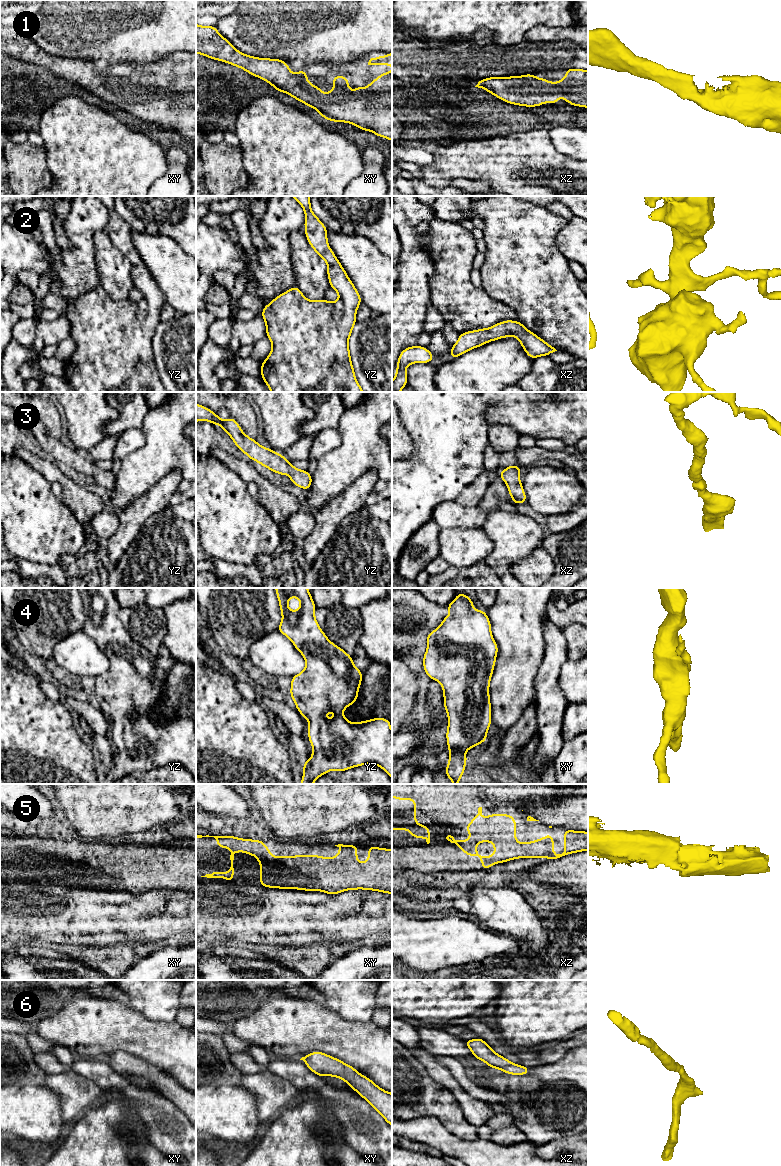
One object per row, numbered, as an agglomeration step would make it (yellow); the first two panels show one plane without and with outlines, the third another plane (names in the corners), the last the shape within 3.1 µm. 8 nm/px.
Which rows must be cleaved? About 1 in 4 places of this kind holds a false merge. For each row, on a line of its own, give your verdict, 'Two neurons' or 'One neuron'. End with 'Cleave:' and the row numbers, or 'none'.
1: One neuron
2: One neuron
3: One neuron
4: One neuron
5: One neuron
6: One neuron
Cleave: none

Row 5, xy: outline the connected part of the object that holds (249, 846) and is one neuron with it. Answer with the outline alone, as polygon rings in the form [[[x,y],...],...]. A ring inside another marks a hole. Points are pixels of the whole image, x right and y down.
[[[196,835],[196,838],[202,838],[202,837],[214,837],[216,839],[217,846],[219,848],[229,848],[231,855],[231,867],[226,872],[213,872],[212,874],[206,874],[205,876],[201,877],[207,877],[207,878],[223,878],[225,880],[229,880],[231,882],[234,882],[234,868],[233,868],[233,860],[234,860],[234,853],[235,852],[244,852],[247,853],[250,856],[253,856],[255,860],[258,860],[260,862],[260,886],[262,887],[268,887],[268,888],[279,888],[279,889],[297,889],[297,890],[305,890],[305,891],[322,891],[329,895],[335,895],[339,894],[341,892],[344,892],[346,890],[357,890],[357,889],[363,889],[363,890],[372,890],[372,891],[378,891],[382,893],[389,893],[392,895],[392,849],[386,849],[386,848],[379,848],[379,847],[373,847],[368,846],[368,861],[367,862],[357,862],[356,859],[358,857],[357,850],[359,848],[358,845],[343,845],[338,844],[335,845],[339,848],[339,853],[336,855],[336,857],[322,857],[321,855],[295,855],[295,856],[271,856],[270,855],[270,848],[266,846],[266,844],[263,843],[263,840],[252,840],[252,839],[242,839],[231,836],[202,836],[202,835]]]

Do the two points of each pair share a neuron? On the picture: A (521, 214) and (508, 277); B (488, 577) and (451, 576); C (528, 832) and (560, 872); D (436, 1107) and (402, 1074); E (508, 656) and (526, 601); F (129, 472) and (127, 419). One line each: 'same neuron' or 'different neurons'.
A: same neuron
B: same neuron
C: different neurons
D: same neuron
E: same neuron
F: different neurons

